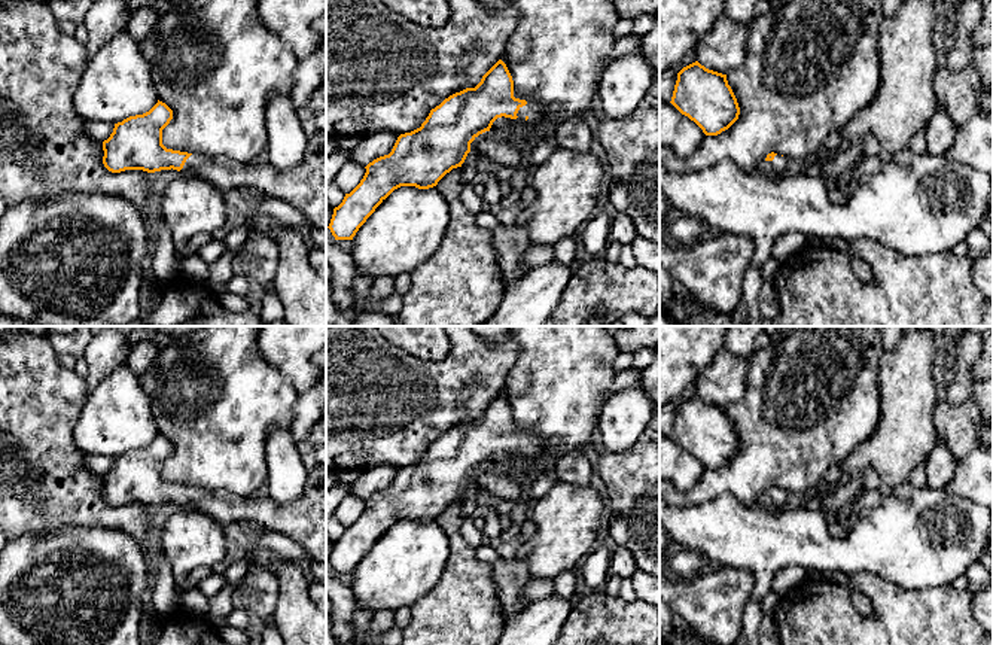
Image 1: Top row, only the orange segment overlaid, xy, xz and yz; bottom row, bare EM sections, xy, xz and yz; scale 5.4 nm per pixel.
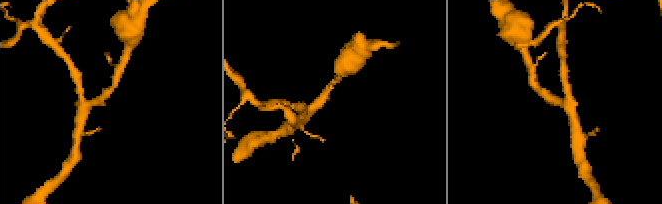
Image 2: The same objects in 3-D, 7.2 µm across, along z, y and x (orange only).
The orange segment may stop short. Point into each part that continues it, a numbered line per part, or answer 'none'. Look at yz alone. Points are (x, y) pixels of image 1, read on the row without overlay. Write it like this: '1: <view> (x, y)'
1: yz (776, 501)

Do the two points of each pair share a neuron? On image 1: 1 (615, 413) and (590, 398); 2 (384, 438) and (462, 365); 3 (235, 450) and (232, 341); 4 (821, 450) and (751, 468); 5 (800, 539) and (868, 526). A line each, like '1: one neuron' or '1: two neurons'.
1: two neurons
2: one neuron
3: one neuron
4: one neuron
5: one neuron

